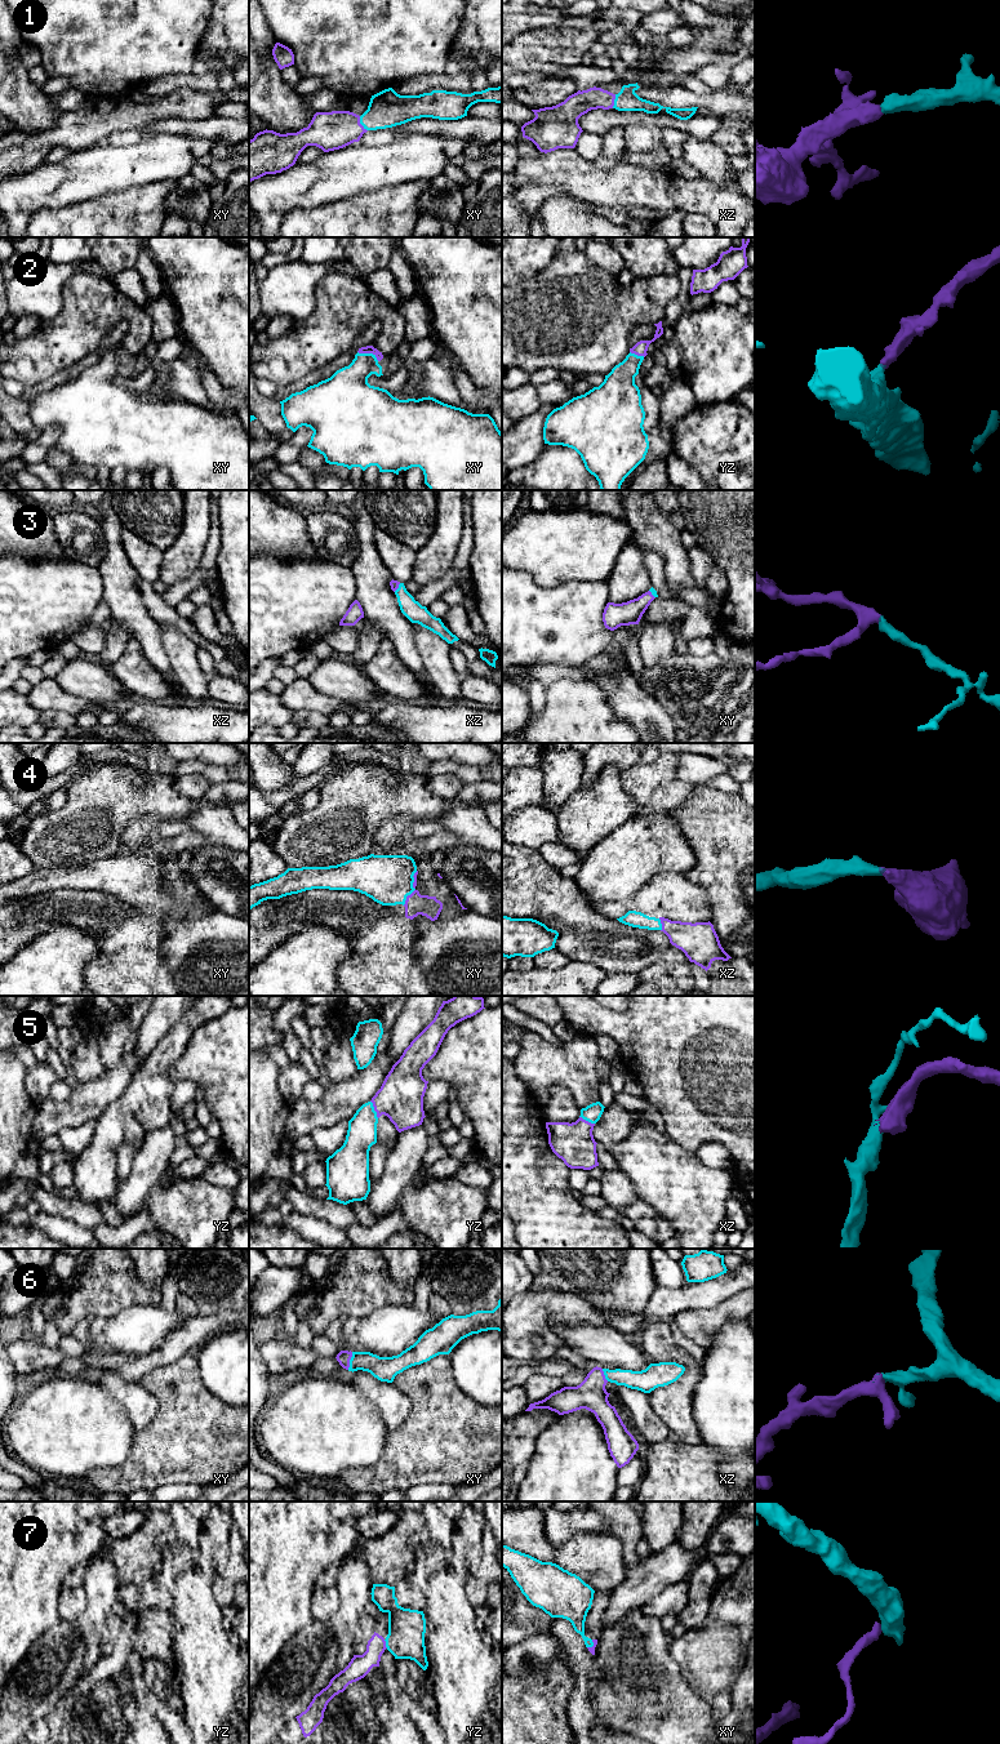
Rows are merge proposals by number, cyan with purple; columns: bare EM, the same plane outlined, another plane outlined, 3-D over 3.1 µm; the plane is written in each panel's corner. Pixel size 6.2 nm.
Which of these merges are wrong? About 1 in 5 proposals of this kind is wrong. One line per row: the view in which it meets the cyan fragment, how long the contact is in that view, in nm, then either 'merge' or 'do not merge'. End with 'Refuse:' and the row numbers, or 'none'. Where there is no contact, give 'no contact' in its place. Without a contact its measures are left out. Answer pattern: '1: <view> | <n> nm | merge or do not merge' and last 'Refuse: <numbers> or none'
1: xy | 110 nm | merge
2: xy | 150 nm | merge
3: xz | 70 nm | merge
4: xz | 80 nm | merge
5: yz | 120 nm | merge
6: xy | 120 nm | merge
7: yz | 60 nm | do not merge
Refuse: 7

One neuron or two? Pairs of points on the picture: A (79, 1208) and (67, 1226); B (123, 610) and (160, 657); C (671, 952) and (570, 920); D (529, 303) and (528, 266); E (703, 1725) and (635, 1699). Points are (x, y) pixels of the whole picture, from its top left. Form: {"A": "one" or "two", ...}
{"A": "two", "B": "one", "C": "two", "D": "two", "E": "one"}

